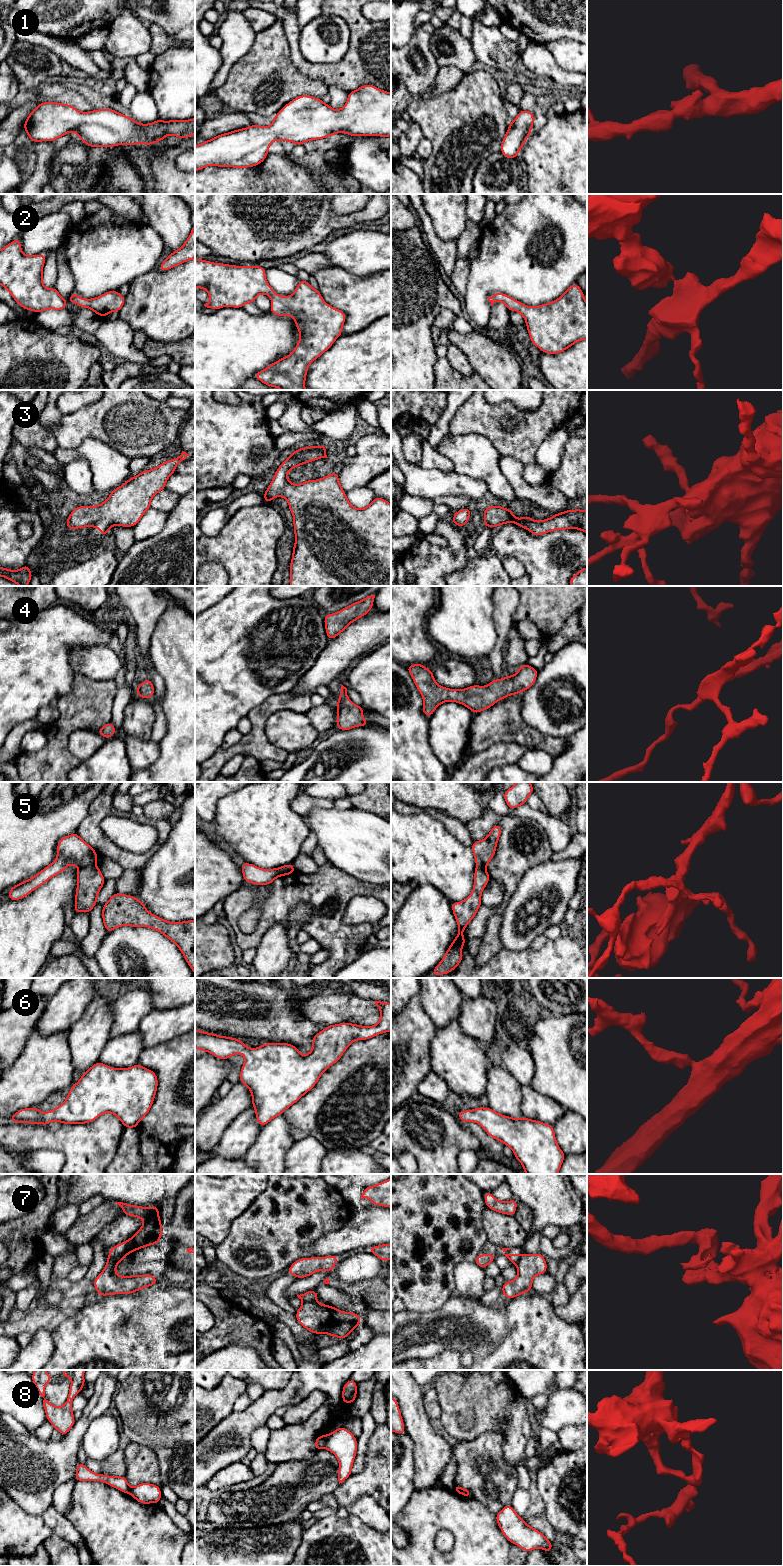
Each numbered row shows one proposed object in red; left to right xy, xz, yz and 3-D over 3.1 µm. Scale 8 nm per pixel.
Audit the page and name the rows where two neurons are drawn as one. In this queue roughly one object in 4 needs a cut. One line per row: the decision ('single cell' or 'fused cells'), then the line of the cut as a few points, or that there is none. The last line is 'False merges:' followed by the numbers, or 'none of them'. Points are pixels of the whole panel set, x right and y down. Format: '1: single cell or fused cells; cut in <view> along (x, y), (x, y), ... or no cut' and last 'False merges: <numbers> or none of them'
1: single cell; no cut
2: single cell; no cut
3: single cell; no cut
4: single cell; no cut
5: fused cells; cut in xy along (94, 863), (79, 869)
6: single cell; no cut
7: single cell; no cut
8: fused cells; cut in xz along (326, 1436), (326, 1442), (323, 1447)
False merges: 5, 8

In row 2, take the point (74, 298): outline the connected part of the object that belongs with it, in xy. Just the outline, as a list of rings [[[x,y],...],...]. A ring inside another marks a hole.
[[[116,290],[105,292],[104,294],[92,299],[79,297],[74,291],[70,295],[69,300],[73,304],[77,304],[79,307],[89,308],[94,313],[105,318],[111,312],[119,312],[123,307],[126,298]]]

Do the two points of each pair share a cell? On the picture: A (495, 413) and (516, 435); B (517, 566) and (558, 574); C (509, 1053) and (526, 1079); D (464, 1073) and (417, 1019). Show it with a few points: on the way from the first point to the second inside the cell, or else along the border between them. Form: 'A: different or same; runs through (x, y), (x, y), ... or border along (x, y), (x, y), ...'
A: same; runs through (496, 421), (499, 424), (499, 430), (508, 434)
B: different; border along (503, 556), (515, 557), (522, 564), (525, 573)
C: same; runs through (515, 1059), (524, 1073)
D: different; border along (436, 1028), (430, 1044), (430, 1061)

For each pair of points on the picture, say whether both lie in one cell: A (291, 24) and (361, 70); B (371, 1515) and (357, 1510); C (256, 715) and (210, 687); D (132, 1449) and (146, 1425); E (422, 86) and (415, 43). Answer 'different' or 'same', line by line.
A: same
B: same
C: different
D: different
E: same

